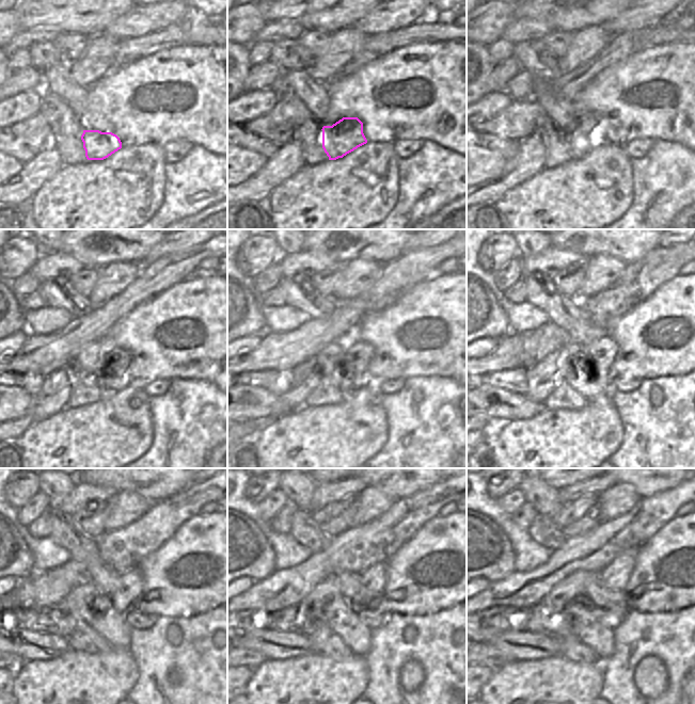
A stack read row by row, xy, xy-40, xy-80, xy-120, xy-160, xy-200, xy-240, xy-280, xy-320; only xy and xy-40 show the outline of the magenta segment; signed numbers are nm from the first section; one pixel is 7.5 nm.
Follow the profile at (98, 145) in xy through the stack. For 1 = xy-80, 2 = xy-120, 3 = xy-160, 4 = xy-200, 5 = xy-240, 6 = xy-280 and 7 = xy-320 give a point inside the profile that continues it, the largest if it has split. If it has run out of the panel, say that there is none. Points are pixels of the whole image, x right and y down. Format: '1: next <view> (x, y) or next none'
1: next xy-80 (589, 131)
2: next xy-120 (112, 374)
3: next xy-160 (358, 354)
4: next xy-200 (601, 352)
5: next xy-240 (130, 587)
6: next xy-280 (374, 578)
7: next xy-320 (616, 575)

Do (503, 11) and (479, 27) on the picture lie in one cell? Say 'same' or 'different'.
same

